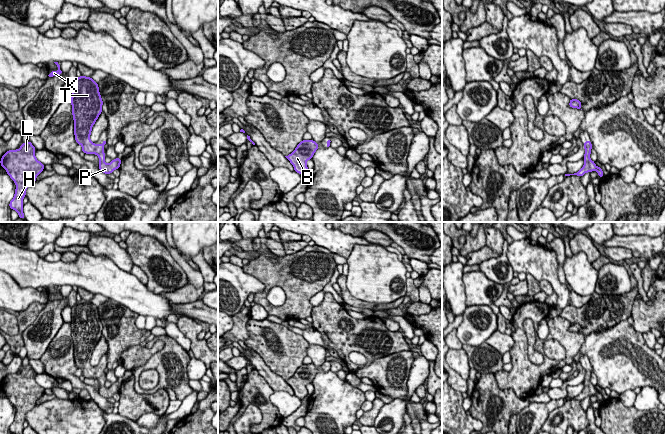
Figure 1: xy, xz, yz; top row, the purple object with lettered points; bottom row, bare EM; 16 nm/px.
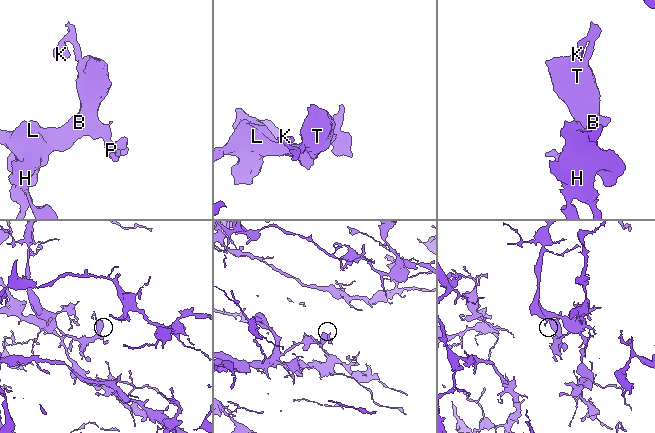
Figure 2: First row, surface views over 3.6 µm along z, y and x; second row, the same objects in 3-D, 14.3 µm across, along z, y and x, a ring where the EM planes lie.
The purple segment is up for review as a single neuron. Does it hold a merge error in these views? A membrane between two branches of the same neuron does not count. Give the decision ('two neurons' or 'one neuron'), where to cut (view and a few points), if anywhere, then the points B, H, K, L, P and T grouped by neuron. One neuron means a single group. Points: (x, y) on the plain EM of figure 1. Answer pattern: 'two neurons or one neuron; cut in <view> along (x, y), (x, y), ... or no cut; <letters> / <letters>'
one neuron; no cut; B H K L P T

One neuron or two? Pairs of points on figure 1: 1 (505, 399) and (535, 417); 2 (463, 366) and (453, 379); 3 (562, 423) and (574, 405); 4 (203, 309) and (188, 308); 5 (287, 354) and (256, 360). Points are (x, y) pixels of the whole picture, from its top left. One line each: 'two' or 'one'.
1: two
2: two
3: one
4: one
5: two

